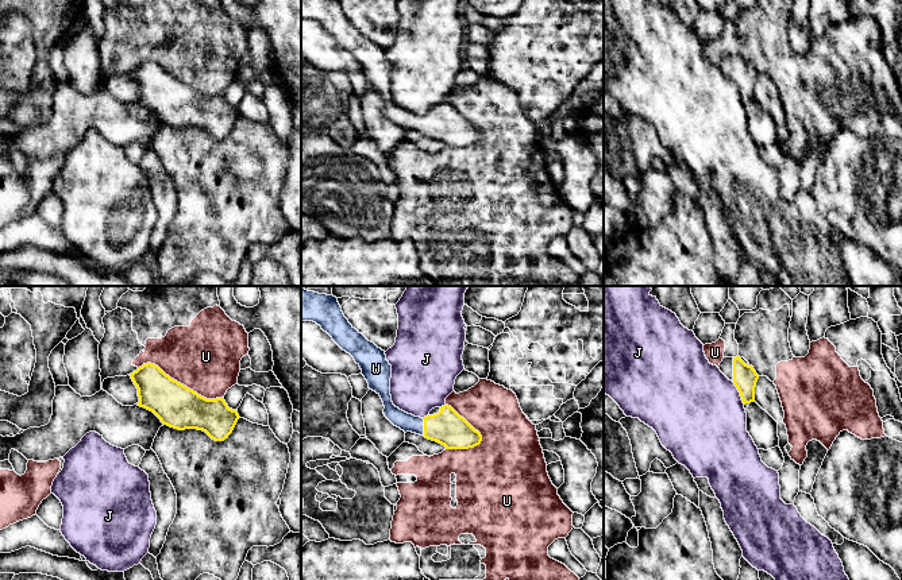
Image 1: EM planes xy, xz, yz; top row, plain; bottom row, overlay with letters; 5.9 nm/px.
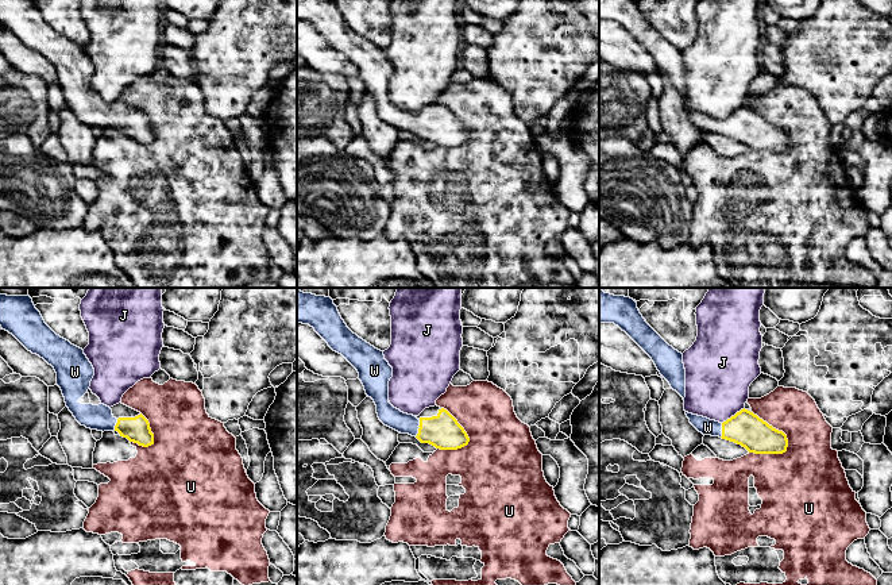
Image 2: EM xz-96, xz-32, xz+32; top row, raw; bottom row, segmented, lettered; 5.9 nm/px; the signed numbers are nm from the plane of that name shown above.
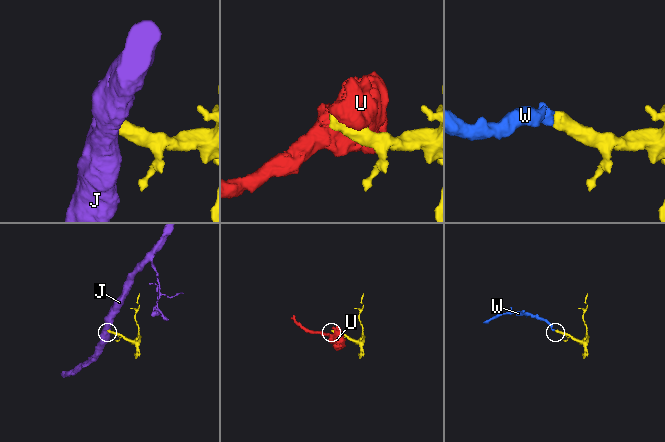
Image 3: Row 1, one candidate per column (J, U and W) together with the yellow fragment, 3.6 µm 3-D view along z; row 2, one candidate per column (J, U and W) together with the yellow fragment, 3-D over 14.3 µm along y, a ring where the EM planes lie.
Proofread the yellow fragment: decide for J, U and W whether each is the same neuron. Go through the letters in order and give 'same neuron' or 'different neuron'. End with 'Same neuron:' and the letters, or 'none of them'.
J: different neuron
U: different neuron
W: same neuron
Same neuron: W

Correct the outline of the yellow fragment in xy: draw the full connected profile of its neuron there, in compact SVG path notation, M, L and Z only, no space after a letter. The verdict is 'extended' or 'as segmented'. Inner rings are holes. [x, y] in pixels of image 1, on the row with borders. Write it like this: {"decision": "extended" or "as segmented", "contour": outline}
{"decision": "as segmented", "contour": "M143 364L130 376L138 388L138 406L153 411L170 428L203 430L212 440L224 441L240 418L223 398L207 399L155 364Z"}

